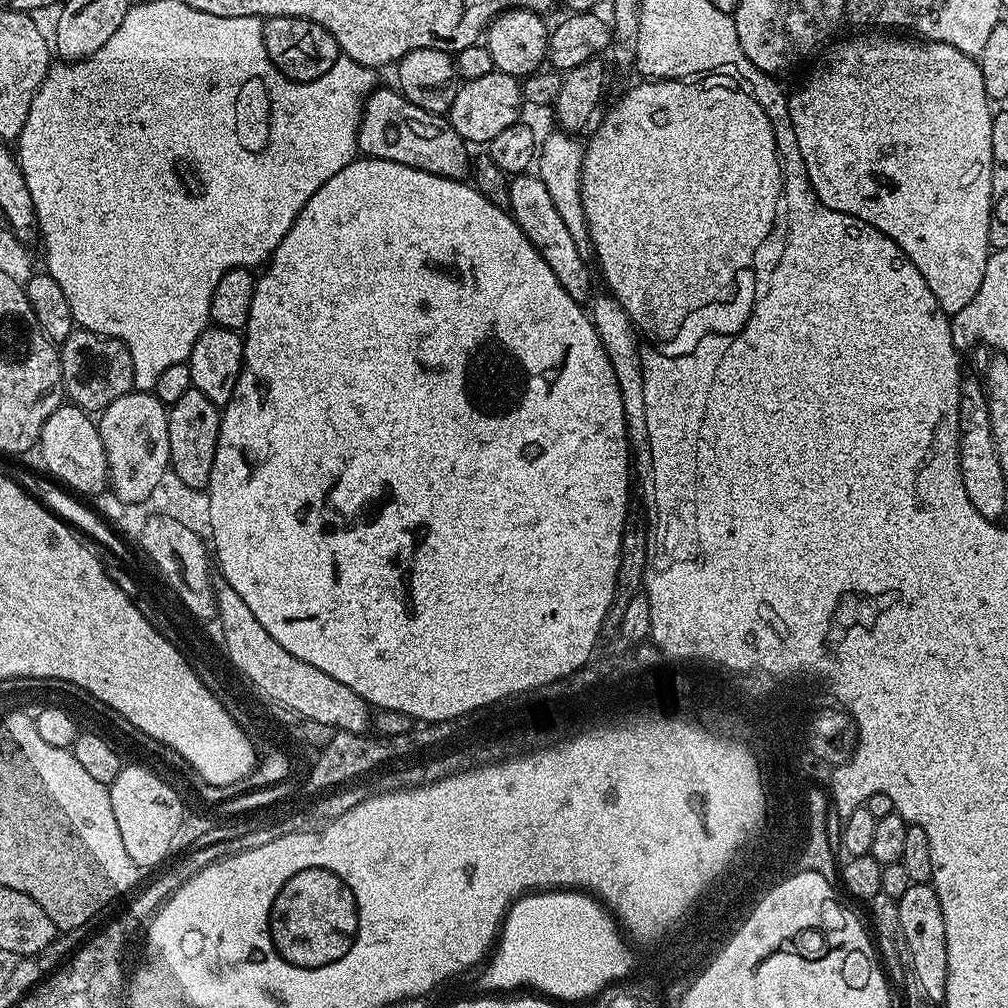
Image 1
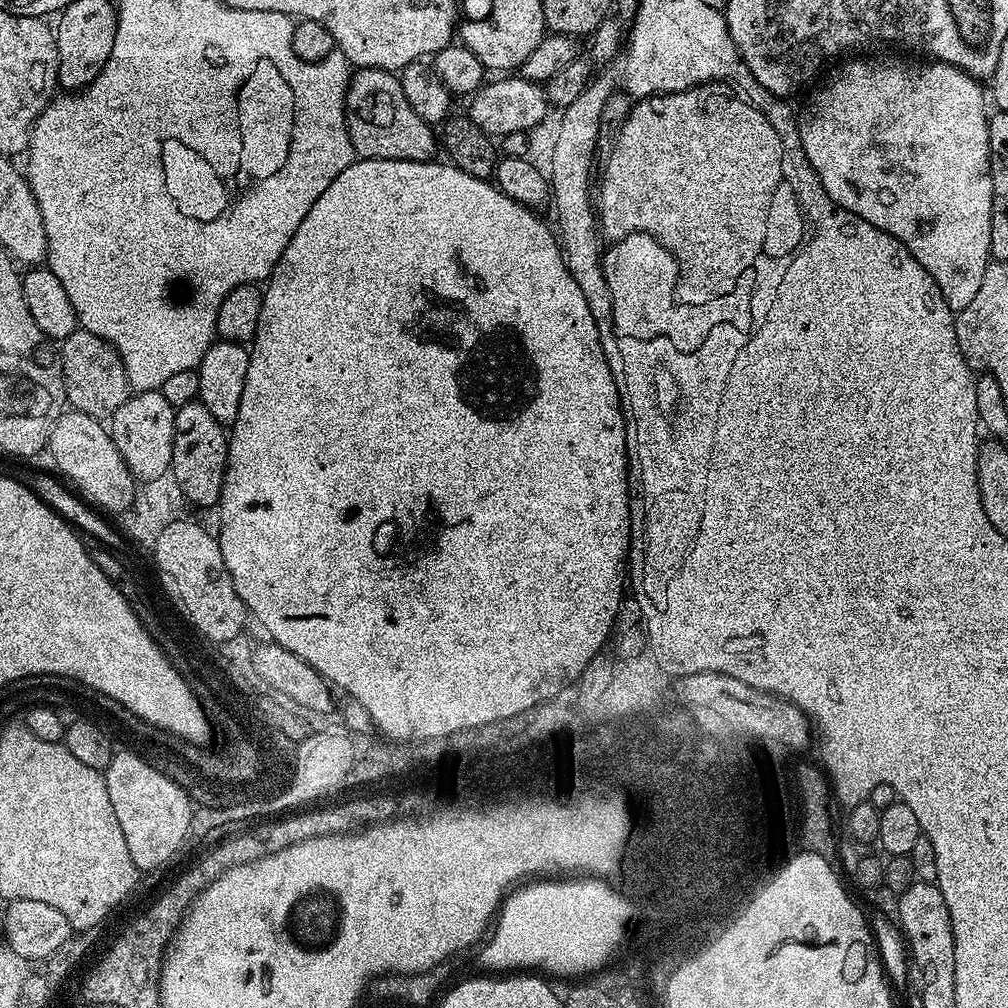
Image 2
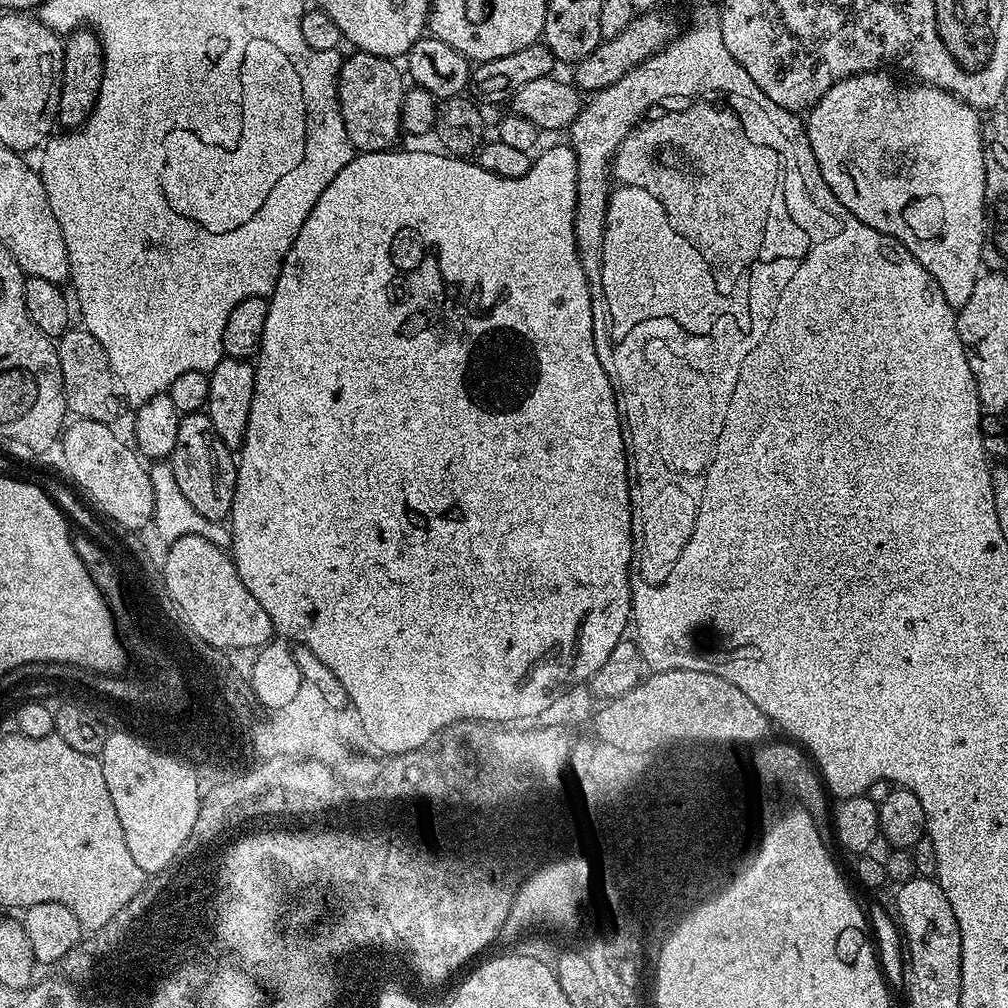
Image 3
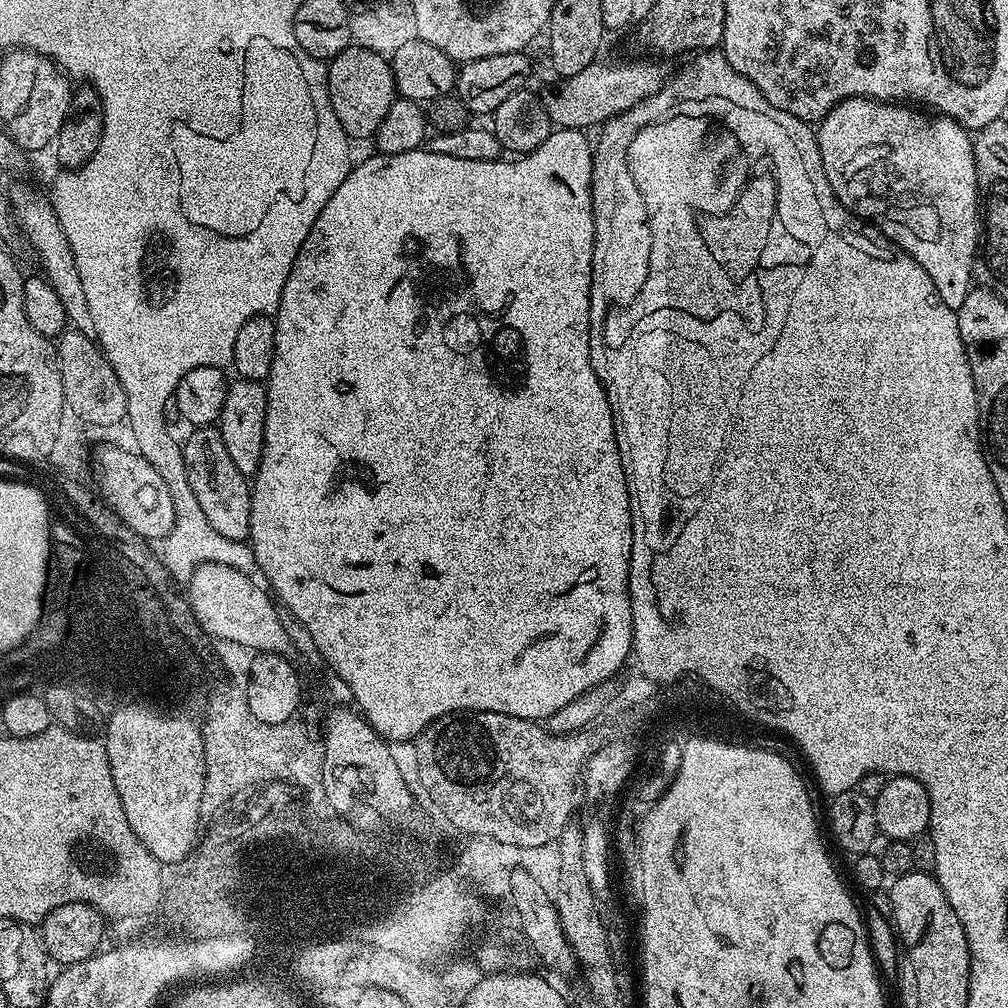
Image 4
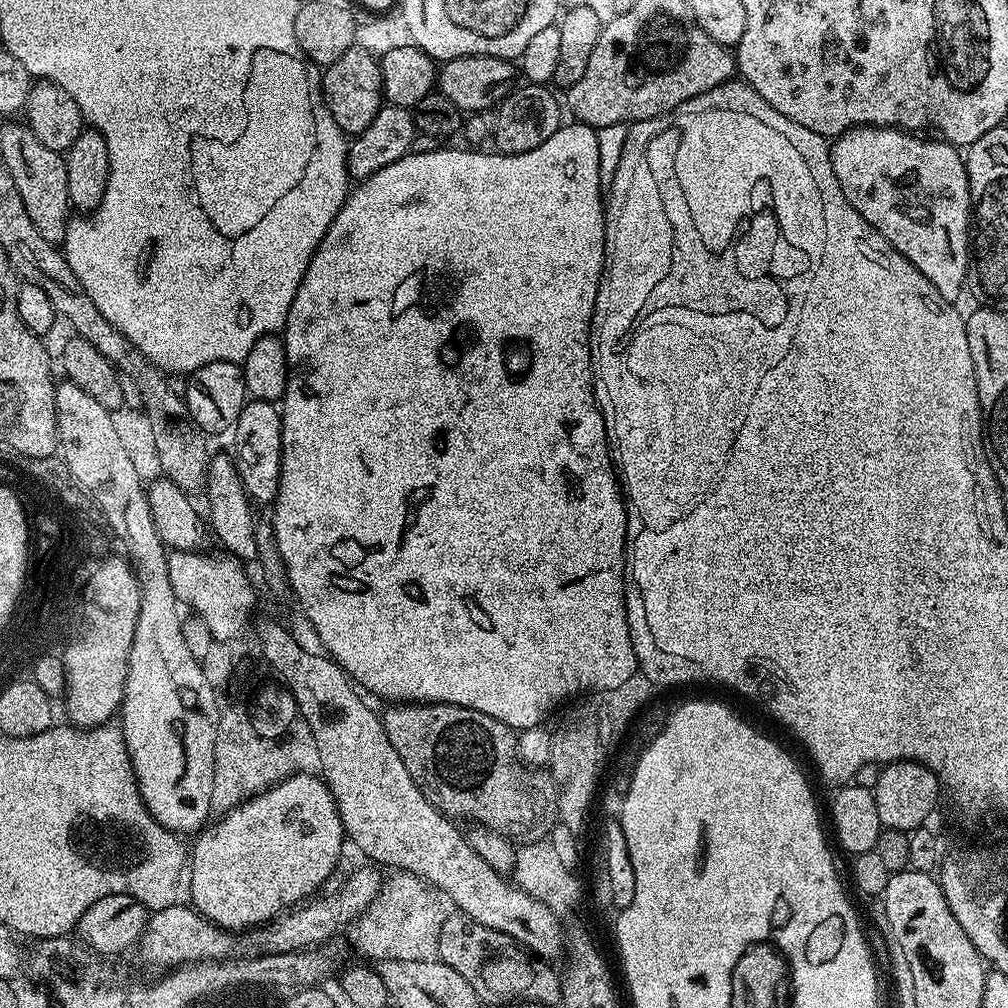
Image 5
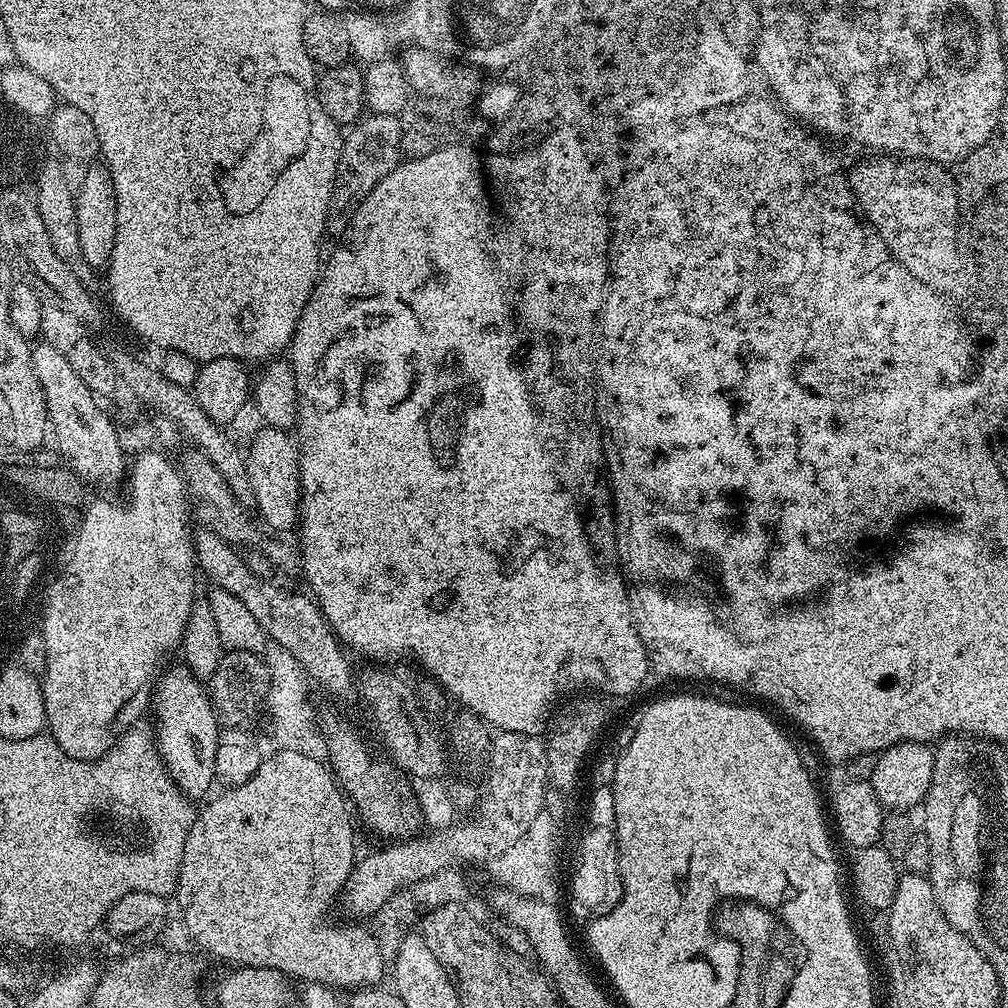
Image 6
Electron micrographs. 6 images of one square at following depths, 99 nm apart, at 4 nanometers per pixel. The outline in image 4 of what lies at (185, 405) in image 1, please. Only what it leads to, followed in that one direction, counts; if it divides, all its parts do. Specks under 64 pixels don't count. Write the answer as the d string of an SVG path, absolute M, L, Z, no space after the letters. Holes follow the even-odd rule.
M200 426L185 439L182 444L184 450L184 465L186 478L190 478L190 486L198 497L198 506L202 506L210 526L222 534L222 538L248 540L250 530L250 502L252 490L249 477L244 476L234 466L230 453L226 451L226 442L222 442L219 427Z

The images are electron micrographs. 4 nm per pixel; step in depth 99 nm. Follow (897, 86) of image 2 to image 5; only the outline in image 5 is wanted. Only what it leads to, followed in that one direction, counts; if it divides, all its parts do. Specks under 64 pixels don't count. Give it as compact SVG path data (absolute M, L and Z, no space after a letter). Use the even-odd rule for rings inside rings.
M871 126L851 128L848 132L844 132L841 136L835 137L831 141L832 165L834 166L834 174L838 178L838 184L842 186L842 194L846 194L850 206L854 206L854 210L858 210L858 214L862 214L862 218L871 228L878 230L878 234L882 234L887 238L931 282L934 290L938 290L938 294L942 294L942 298L946 298L949 302L956 302L959 301L958 298L960 291L964 288L964 283L967 280L969 283L970 280L970 225L974 220L968 175L964 169L965 157L961 153L959 156L956 153L959 151L943 139L932 138L936 140L923 140L920 136L923 135L913 134L911 131L903 128L873 128Z

